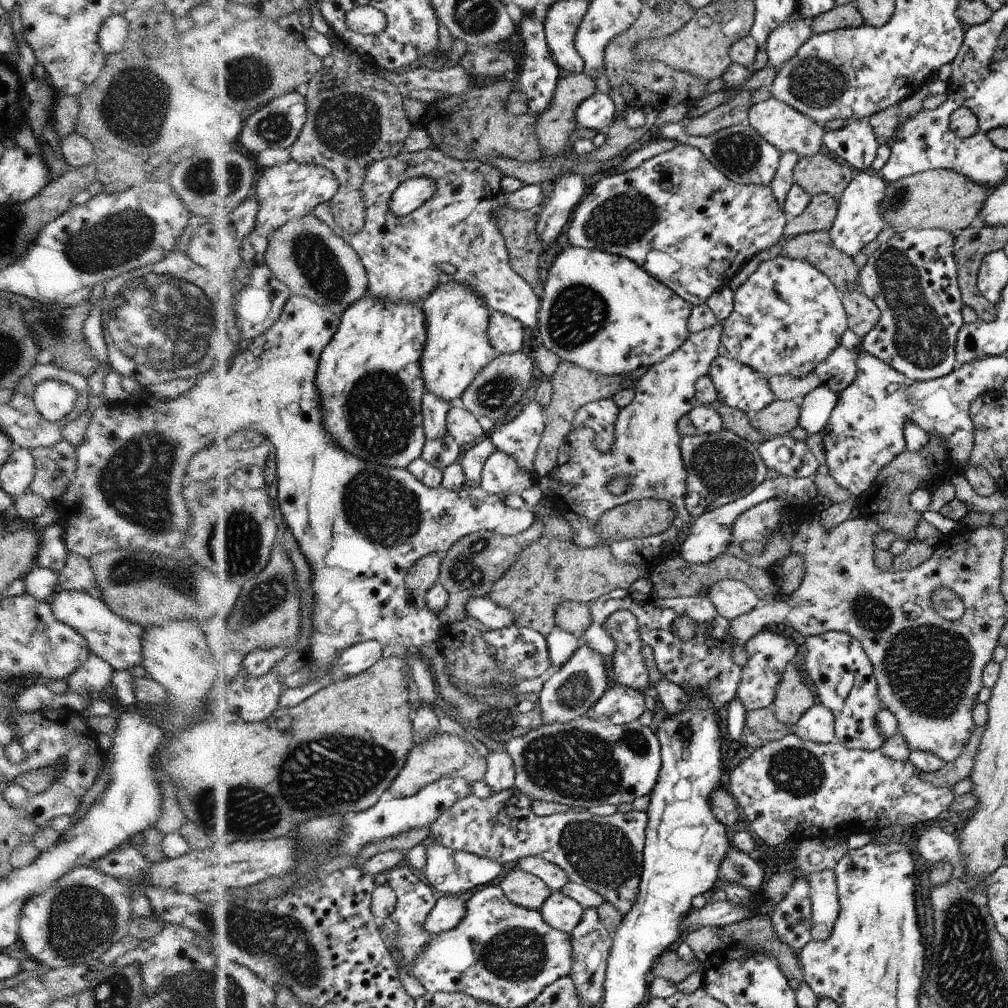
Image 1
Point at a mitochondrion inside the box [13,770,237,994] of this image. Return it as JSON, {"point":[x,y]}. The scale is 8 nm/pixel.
{"point":[81,920]}

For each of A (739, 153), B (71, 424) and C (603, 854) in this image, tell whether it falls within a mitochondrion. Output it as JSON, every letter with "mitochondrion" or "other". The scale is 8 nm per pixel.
{"A":"mitochondrion","B":"other","C":"mitochondrion"}

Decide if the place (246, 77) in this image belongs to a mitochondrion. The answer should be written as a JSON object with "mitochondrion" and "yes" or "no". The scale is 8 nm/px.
{"mitochondrion":"yes"}

